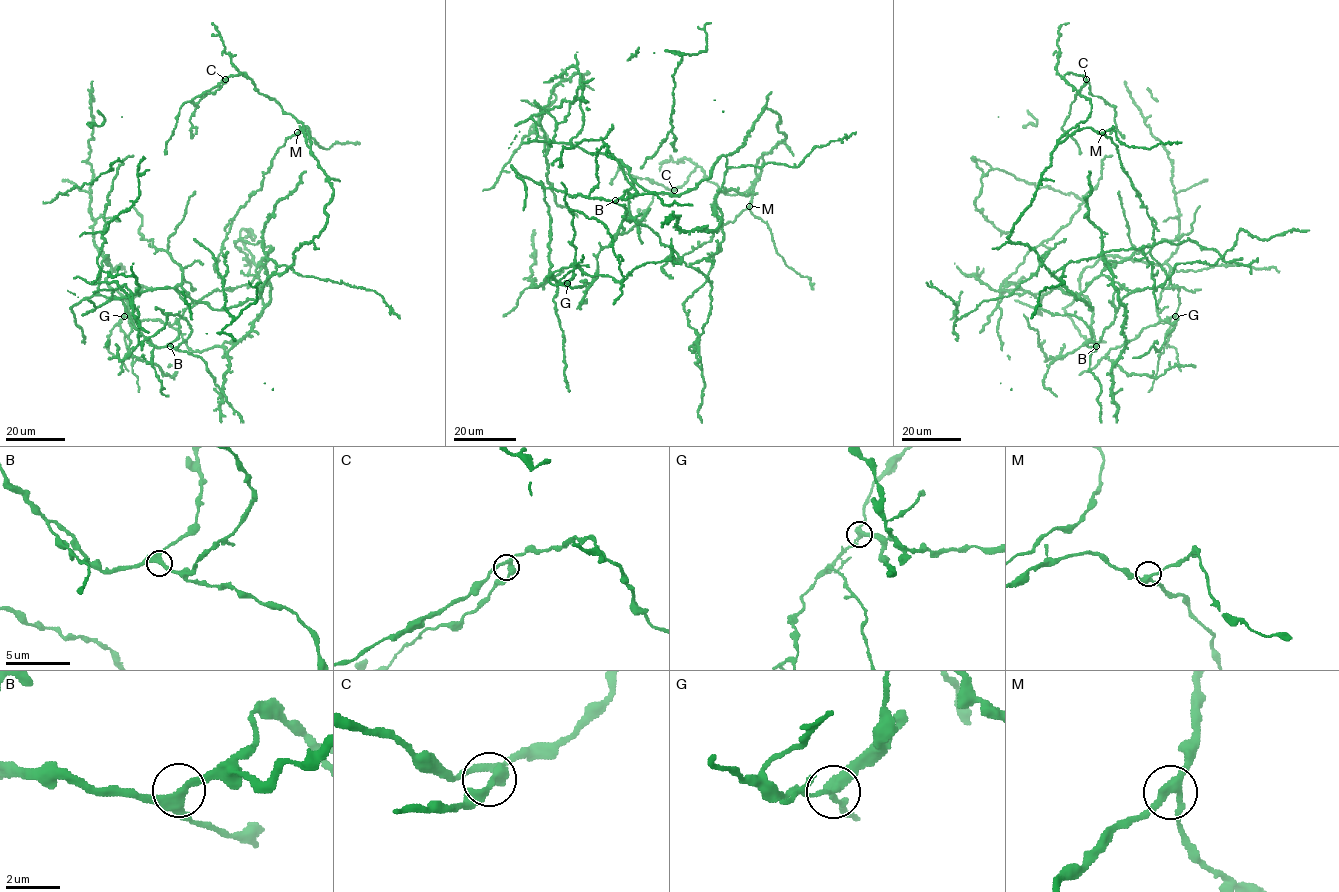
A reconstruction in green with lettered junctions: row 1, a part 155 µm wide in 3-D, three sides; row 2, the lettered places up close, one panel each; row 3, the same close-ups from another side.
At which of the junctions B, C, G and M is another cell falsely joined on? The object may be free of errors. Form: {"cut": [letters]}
{"cut": ["G"]}

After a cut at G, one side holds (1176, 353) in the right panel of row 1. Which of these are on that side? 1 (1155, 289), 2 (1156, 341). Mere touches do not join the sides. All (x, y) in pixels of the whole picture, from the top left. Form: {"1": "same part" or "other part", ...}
{"1": "other part", "2": "other part"}

